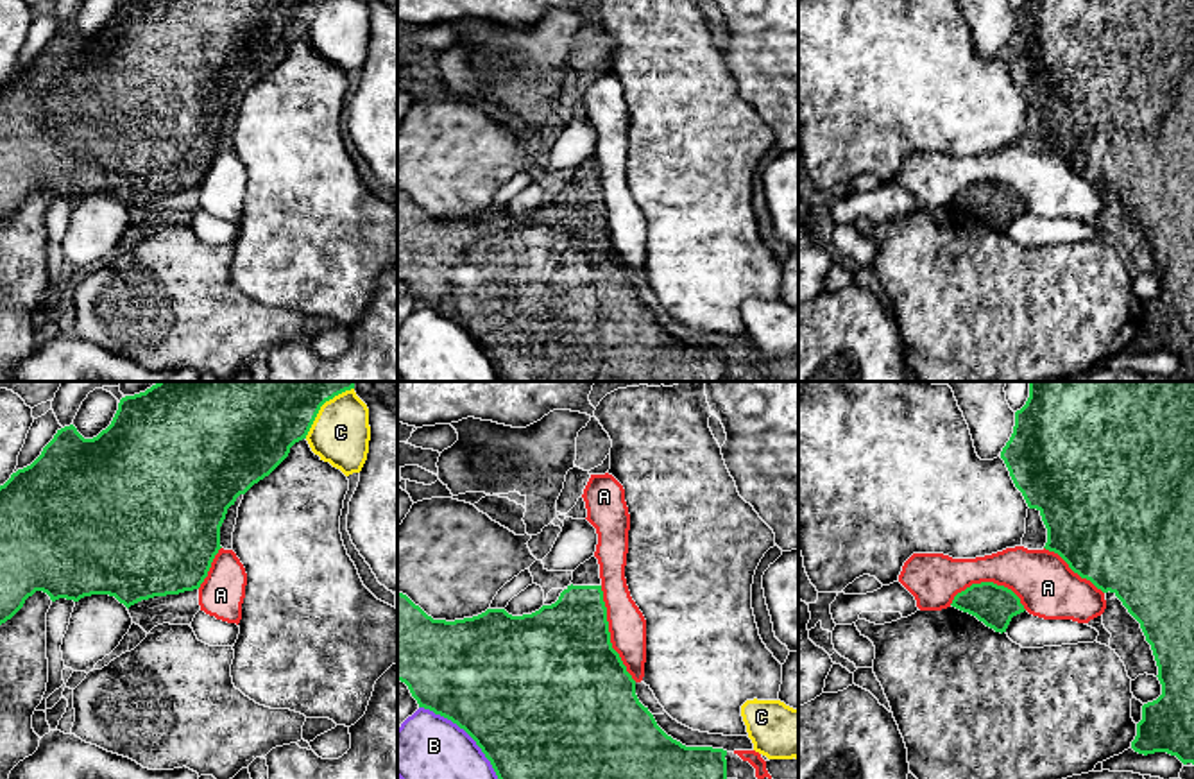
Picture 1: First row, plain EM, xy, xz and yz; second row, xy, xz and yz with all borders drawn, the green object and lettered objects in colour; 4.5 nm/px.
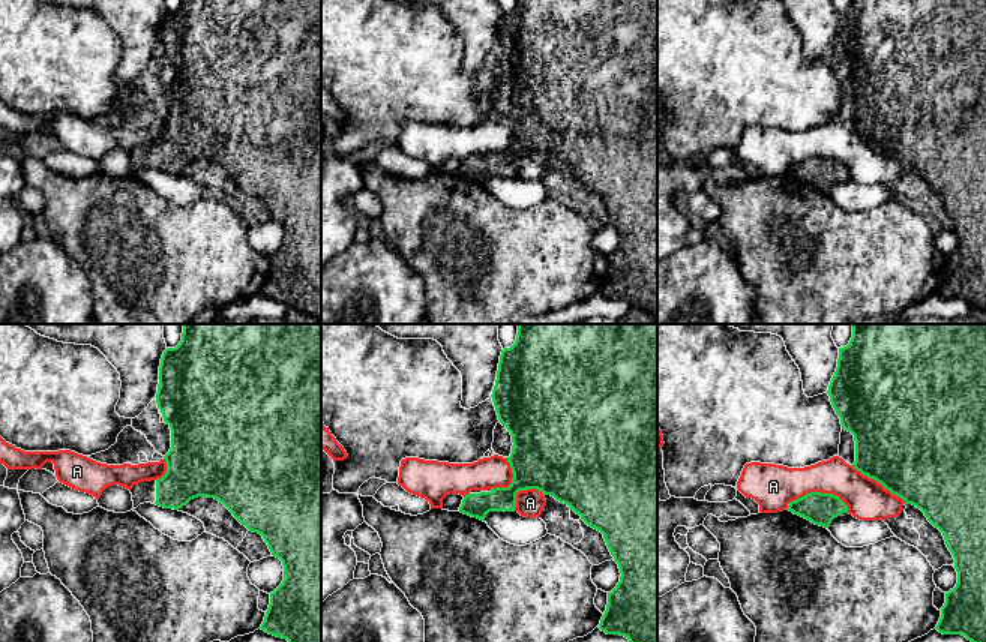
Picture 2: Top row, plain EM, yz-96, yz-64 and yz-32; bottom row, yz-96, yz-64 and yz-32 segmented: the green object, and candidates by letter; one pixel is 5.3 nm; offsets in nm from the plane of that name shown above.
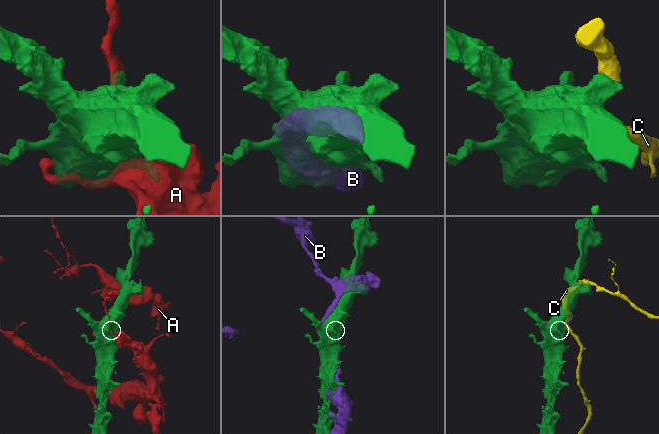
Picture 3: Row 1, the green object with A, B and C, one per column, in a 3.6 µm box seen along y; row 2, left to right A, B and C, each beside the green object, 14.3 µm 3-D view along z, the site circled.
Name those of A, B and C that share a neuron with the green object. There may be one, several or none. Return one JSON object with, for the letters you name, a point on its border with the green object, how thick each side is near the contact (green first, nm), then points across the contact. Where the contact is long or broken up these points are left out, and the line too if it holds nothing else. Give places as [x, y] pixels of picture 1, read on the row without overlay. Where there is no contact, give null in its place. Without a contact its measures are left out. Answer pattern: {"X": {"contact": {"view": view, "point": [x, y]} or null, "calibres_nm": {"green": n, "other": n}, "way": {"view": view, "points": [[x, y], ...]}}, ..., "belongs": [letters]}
{"belongs": []}

